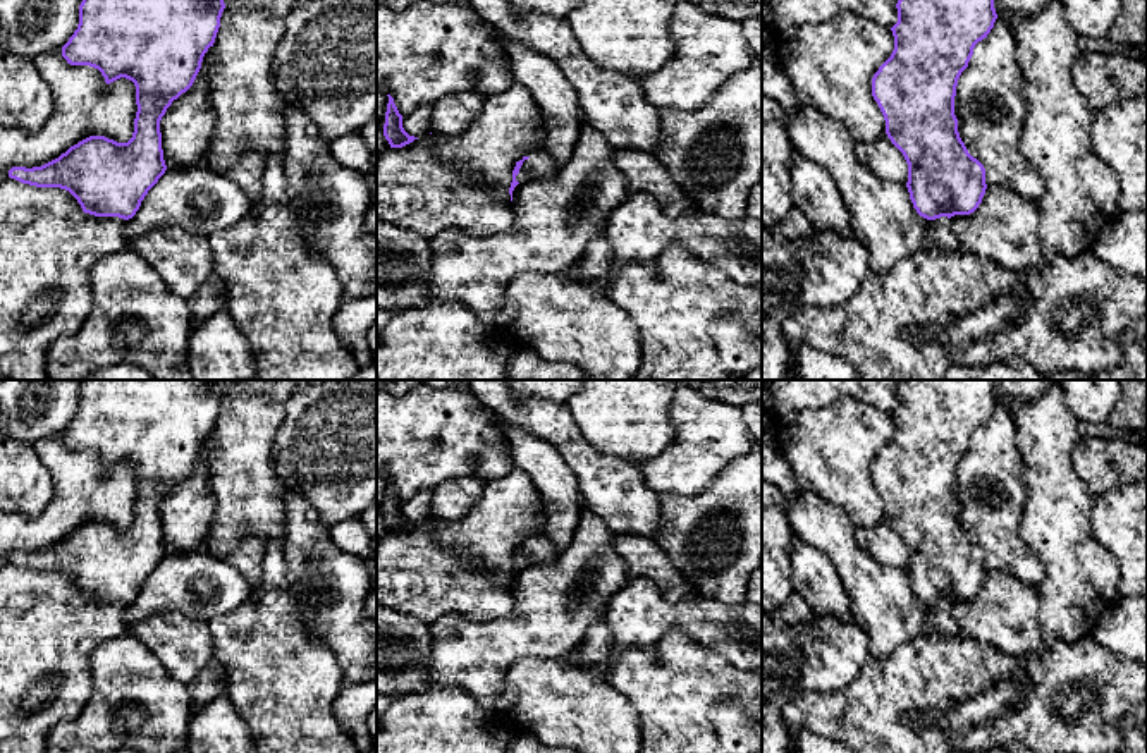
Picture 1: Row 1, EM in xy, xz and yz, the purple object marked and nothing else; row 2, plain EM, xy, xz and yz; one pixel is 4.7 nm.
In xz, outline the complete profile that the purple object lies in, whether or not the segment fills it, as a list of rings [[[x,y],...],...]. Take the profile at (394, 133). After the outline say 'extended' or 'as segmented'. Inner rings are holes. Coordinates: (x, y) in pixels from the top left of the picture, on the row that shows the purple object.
[[[390,95],[385,112],[385,124],[383,124],[383,136],[389,141],[390,148],[402,148],[409,143],[413,143],[414,136],[409,136],[402,127],[402,115],[399,113],[394,98]]]; as segmented

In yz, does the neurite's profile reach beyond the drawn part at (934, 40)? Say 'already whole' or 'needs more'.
needs more

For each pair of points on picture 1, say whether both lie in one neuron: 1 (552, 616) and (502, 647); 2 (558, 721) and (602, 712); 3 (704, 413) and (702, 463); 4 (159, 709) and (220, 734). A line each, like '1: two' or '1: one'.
1: one
2: one
3: one
4: two

